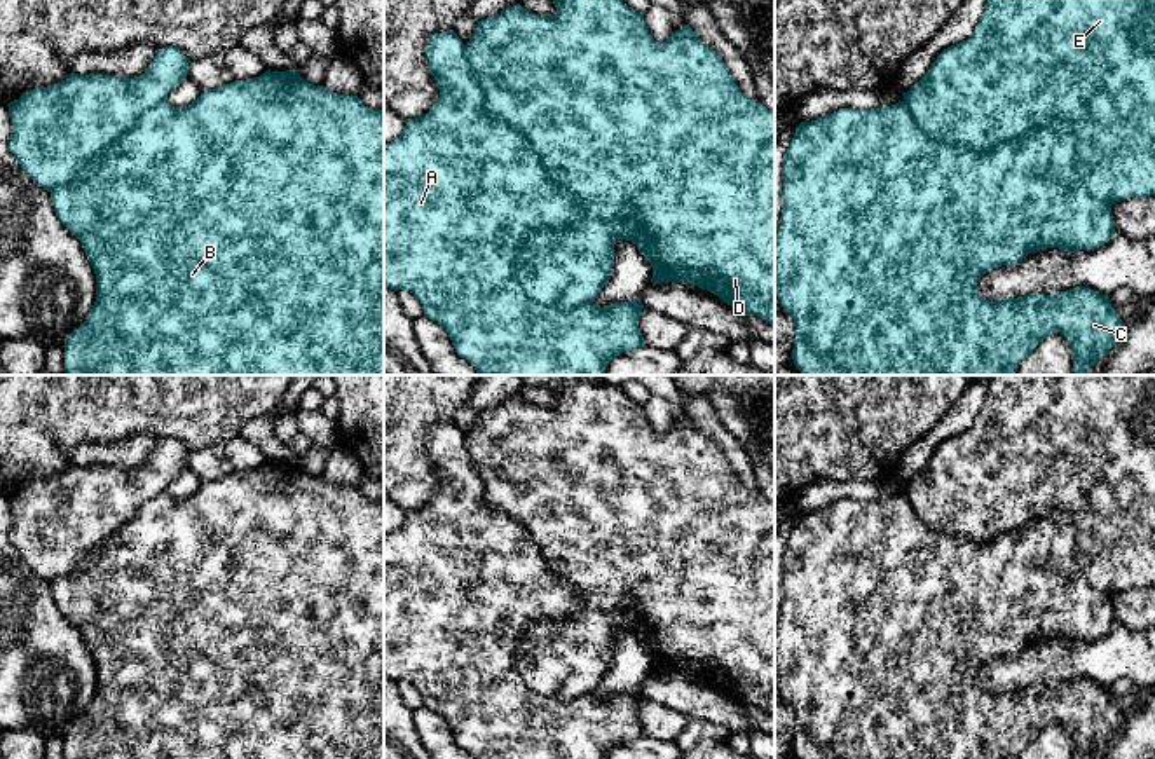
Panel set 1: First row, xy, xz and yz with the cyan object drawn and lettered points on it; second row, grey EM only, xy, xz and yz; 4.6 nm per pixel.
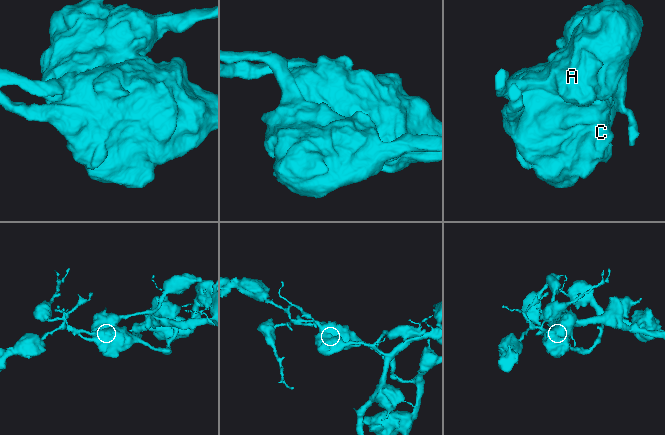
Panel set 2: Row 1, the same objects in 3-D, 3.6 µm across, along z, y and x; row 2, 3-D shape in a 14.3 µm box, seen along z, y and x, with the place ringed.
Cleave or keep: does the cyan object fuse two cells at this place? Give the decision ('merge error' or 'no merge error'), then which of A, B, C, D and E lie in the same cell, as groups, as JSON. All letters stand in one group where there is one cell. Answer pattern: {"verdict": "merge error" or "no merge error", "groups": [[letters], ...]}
{"verdict": "merge error", "groups": [["A", "E"], ["B", "C", "D"]]}

